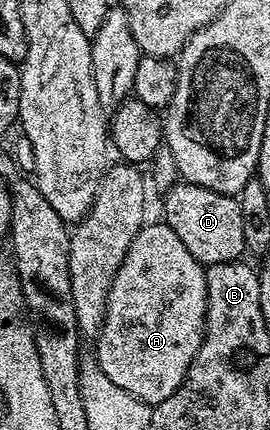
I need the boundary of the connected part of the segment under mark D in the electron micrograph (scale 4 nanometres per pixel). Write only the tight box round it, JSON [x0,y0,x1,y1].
[162,182,245,266]

